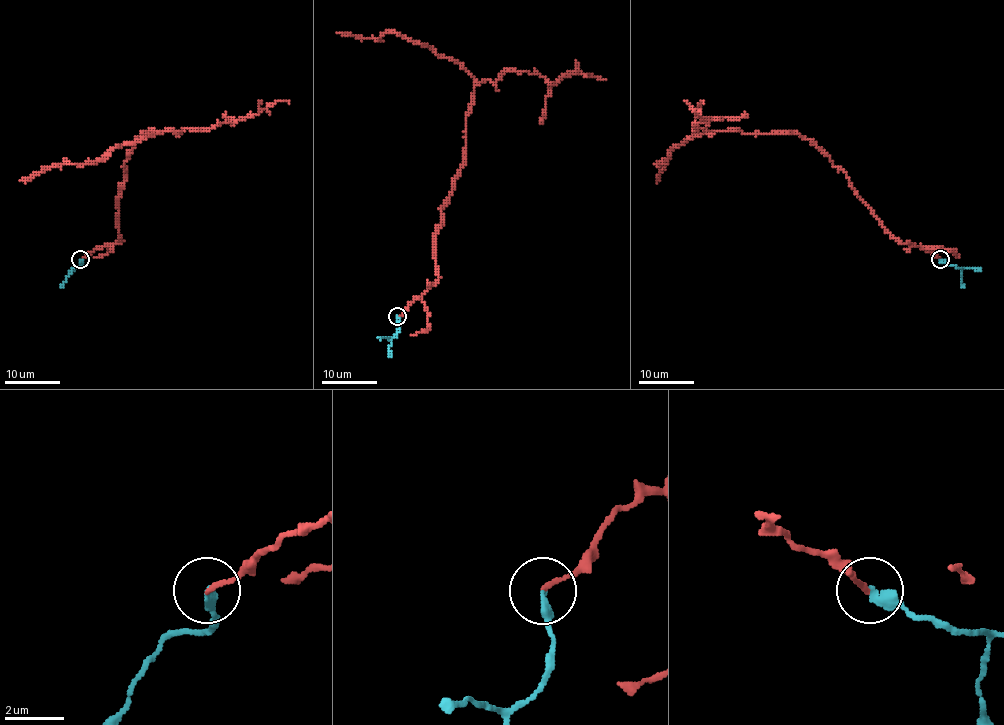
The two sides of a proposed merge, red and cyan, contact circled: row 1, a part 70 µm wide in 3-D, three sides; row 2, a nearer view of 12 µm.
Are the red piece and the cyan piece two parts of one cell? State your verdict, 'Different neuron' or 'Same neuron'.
Same neuron

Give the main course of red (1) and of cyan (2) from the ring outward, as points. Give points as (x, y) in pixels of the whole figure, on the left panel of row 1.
1: (80, 259), (120, 243), (124, 160), (135, 140), (157, 131), (85, 164), (49, 166), (20, 181)
2: (80, 259), (82, 265), (74, 267), (61, 288)

